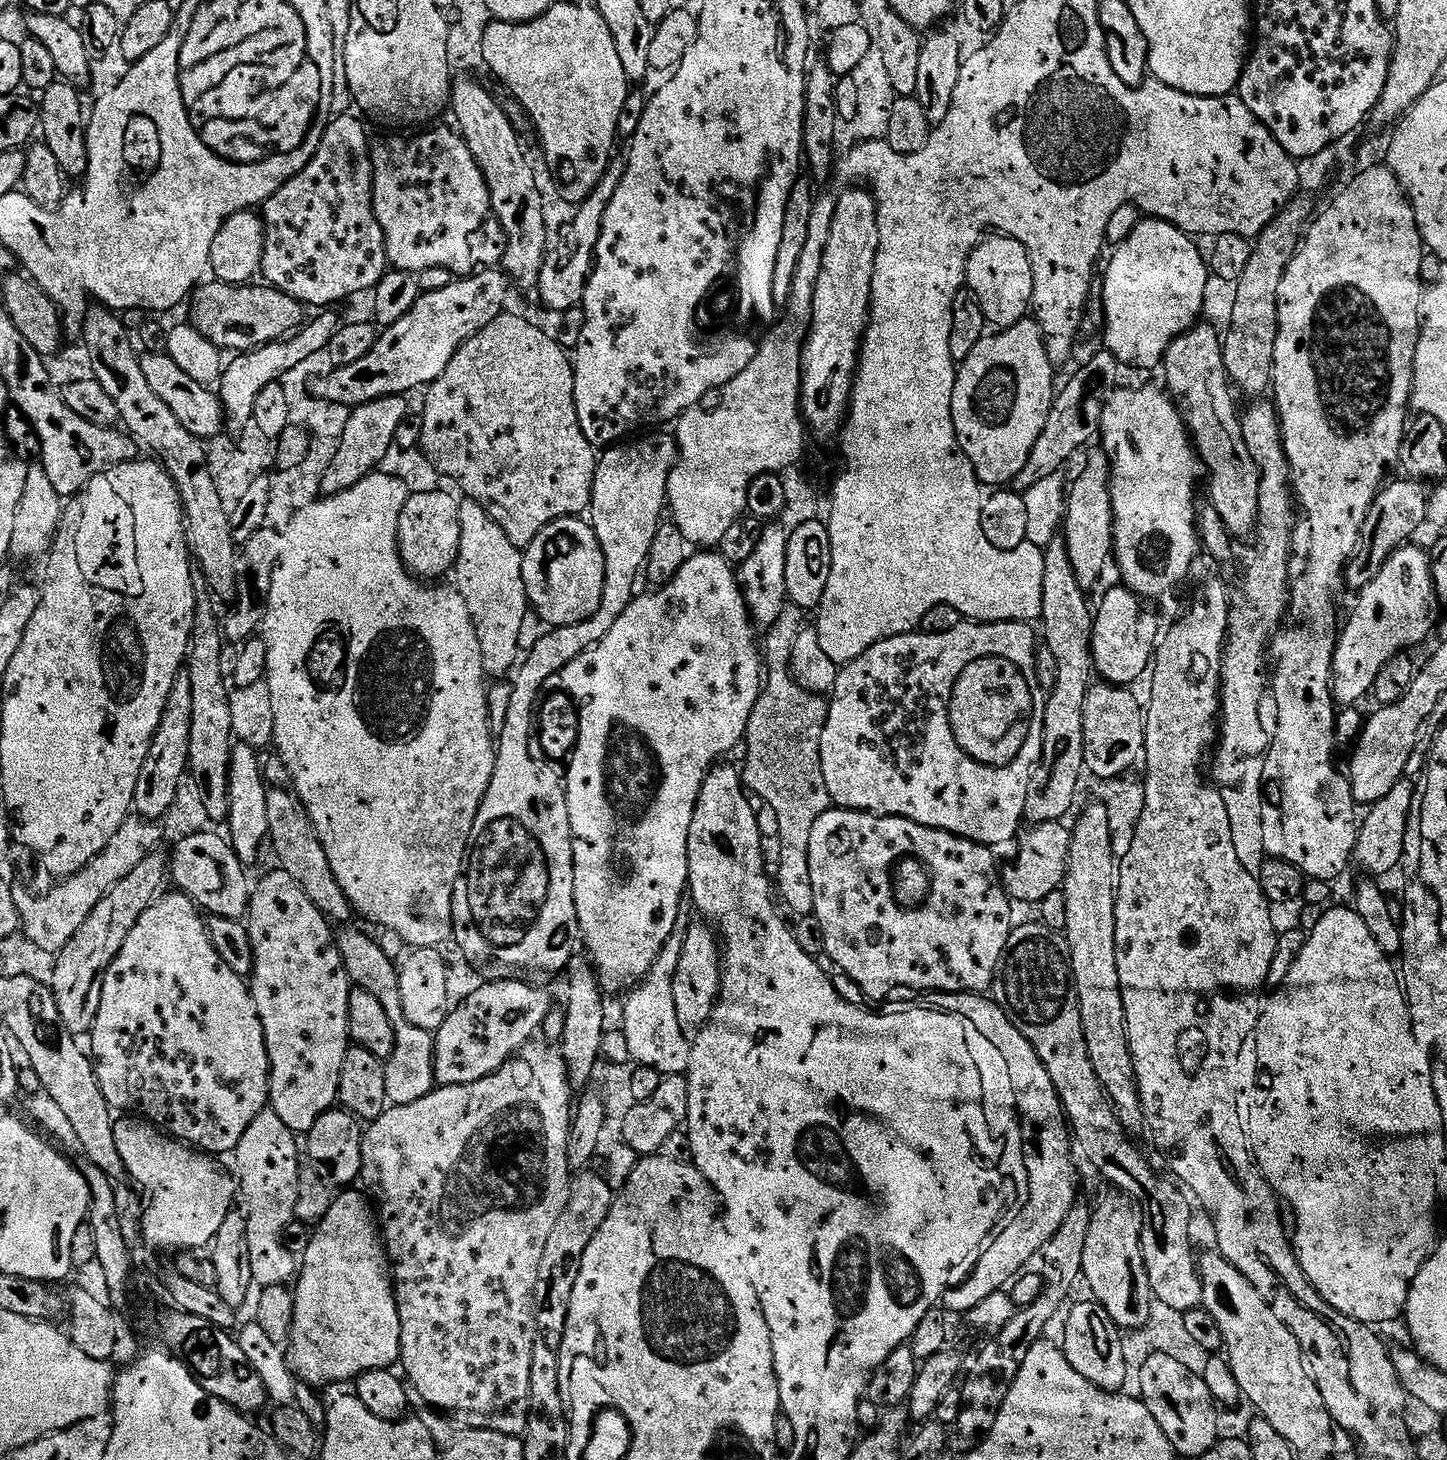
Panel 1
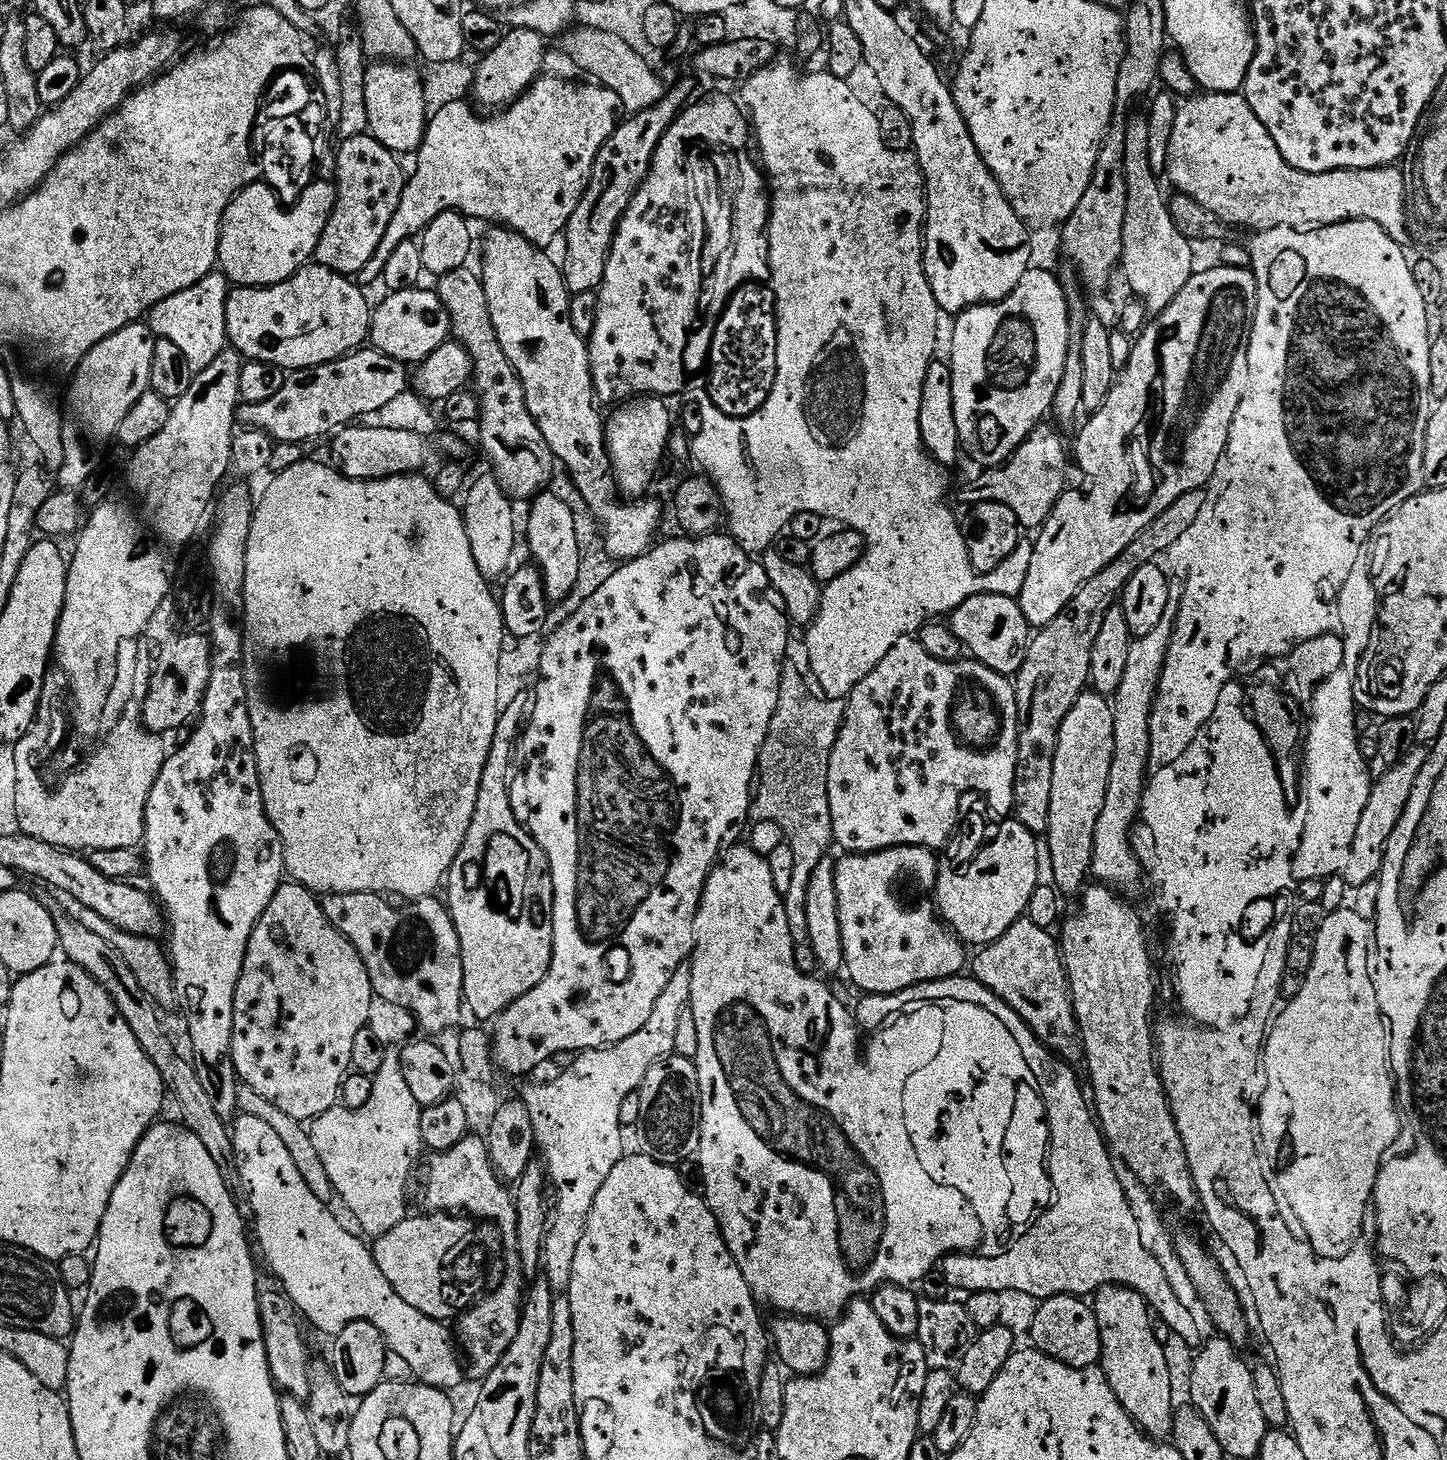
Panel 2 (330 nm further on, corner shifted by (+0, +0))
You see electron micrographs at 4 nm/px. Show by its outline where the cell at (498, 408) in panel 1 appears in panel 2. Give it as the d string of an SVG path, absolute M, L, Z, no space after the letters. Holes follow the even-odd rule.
M465 266L439 277L438 295L452 319L455 343L466 349L472 359L474 392L479 397L481 407L478 419L480 444L492 463L491 471L498 477L499 484L508 496L535 498L553 483L552 475L558 469L558 461L546 438L542 438L538 422L534 422L526 406L526 394L520 375L516 373L514 366L510 366L498 342L492 311L486 302L484 281L470 269L471 267Z

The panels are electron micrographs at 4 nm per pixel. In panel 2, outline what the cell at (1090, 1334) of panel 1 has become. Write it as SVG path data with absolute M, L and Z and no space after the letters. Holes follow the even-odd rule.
M1058 1295L1043 1301L1032 1320L1031 1343L1037 1351L1074 1369L1095 1367L1101 1356L1101 1334L1095 1309L1079 1296Z

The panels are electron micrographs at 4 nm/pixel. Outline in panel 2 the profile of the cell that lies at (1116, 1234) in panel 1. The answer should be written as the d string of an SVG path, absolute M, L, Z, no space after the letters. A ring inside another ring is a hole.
M1107 1284L1094 1294L1094 1309L1097 1316L1098 1331L1101 1334L1101 1356L1099 1367L1110 1382L1118 1402L1132 1416L1145 1436L1164 1442L1172 1435L1176 1412L1172 1408L1172 1368L1168 1365L1165 1345L1158 1342L1154 1334L1154 1313L1142 1294L1121 1284Z

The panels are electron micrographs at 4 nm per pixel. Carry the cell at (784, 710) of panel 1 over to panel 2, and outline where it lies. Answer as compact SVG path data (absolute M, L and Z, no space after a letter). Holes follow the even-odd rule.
M785 663L784 676L780 680L778 710L770 722L770 730L760 751L758 787L752 798L750 813L753 821L778 822L784 831L786 843L794 850L794 878L783 898L790 934L797 942L808 939L806 894L810 878L814 870L818 870L818 864L829 855L828 847L831 849L834 844L828 775L830 754L844 725L846 707L844 700L830 700L817 694L802 668L801 672L798 665Z

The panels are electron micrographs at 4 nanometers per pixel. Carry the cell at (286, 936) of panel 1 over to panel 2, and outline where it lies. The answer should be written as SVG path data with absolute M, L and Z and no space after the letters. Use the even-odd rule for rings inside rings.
M295 882L281 883L280 889L274 894L270 906L262 914L256 924L256 929L250 934L250 942L246 950L246 958L242 966L242 974L238 978L238 986L234 994L234 1042L232 1043L232 1057L236 1067L236 1075L247 1087L254 1089L266 1102L274 1102L282 1114L290 1114L290 1118L301 1122L311 1122L316 1117L326 1114L326 1110L337 1107L340 1099L340 1088L344 1084L345 1076L352 1068L352 1055L354 1054L354 1038L363 1028L368 1027L370 1004L374 997L370 974L354 946L343 934L338 931L326 918L324 905L309 890Z

